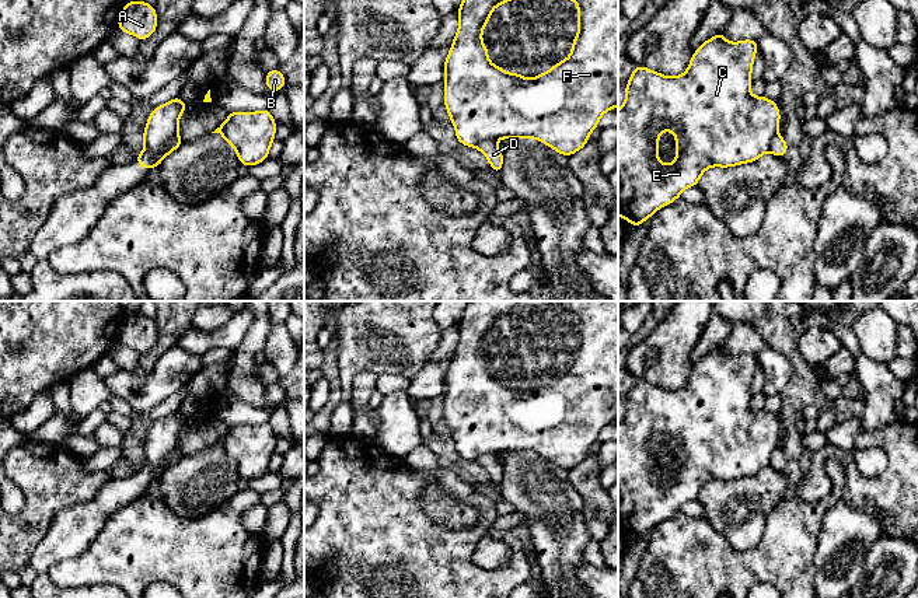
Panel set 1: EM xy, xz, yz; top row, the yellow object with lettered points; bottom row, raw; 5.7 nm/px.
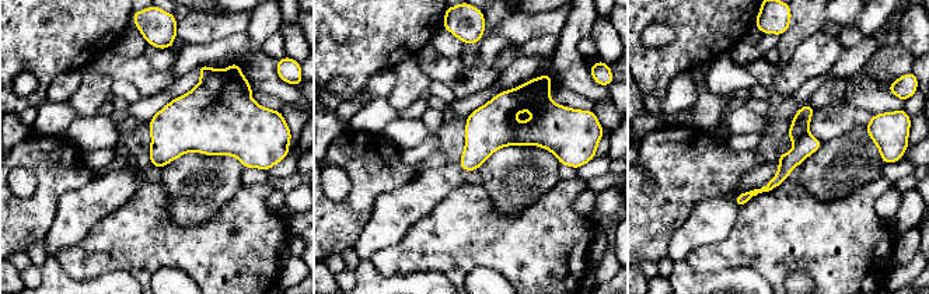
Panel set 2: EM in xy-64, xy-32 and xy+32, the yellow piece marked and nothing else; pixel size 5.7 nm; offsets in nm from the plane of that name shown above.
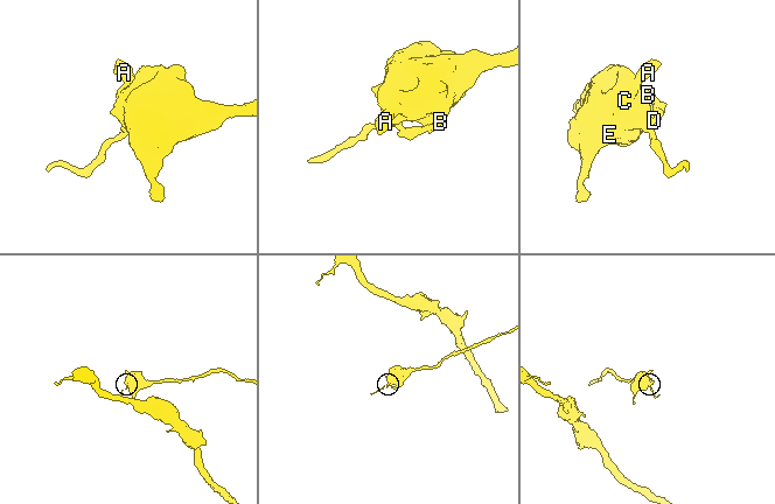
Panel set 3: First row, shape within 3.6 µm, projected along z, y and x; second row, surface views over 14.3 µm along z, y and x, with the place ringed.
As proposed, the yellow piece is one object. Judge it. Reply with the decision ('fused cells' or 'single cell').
single cell

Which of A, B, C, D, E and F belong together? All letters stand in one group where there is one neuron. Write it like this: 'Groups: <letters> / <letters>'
Groups: A B C D E F

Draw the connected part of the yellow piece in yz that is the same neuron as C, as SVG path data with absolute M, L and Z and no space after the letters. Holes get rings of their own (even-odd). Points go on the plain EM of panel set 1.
M723 346L706 353L694 366L688 382L676 391L667 391L645 380L635 380L626 396L625 416L618 423L618 529L635 542L656 524L680 513L684 503L697 500L704 485L712 480L736 480L757 475L771 465L785 471L789 459L778 448L781 426L778 417L767 410L753 410L751 384L758 354L727 356ZM669 443L676 450L676 478L659 478L659 450Z

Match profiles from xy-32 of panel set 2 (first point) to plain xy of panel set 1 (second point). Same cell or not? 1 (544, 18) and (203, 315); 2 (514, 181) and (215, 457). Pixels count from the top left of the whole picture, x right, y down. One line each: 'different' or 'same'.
1: different
2: same

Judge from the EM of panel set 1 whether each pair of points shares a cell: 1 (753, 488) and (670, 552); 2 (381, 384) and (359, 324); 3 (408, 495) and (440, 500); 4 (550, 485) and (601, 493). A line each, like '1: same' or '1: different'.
1: different
2: different
3: different
4: different

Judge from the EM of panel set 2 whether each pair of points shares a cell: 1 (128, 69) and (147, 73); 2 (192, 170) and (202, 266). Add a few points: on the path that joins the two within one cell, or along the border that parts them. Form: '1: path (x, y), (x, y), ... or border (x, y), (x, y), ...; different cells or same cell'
1: path (132, 70), (143, 73); same cell
2: border (224, 205), (201, 224), (178, 227), (168, 217); different cells

